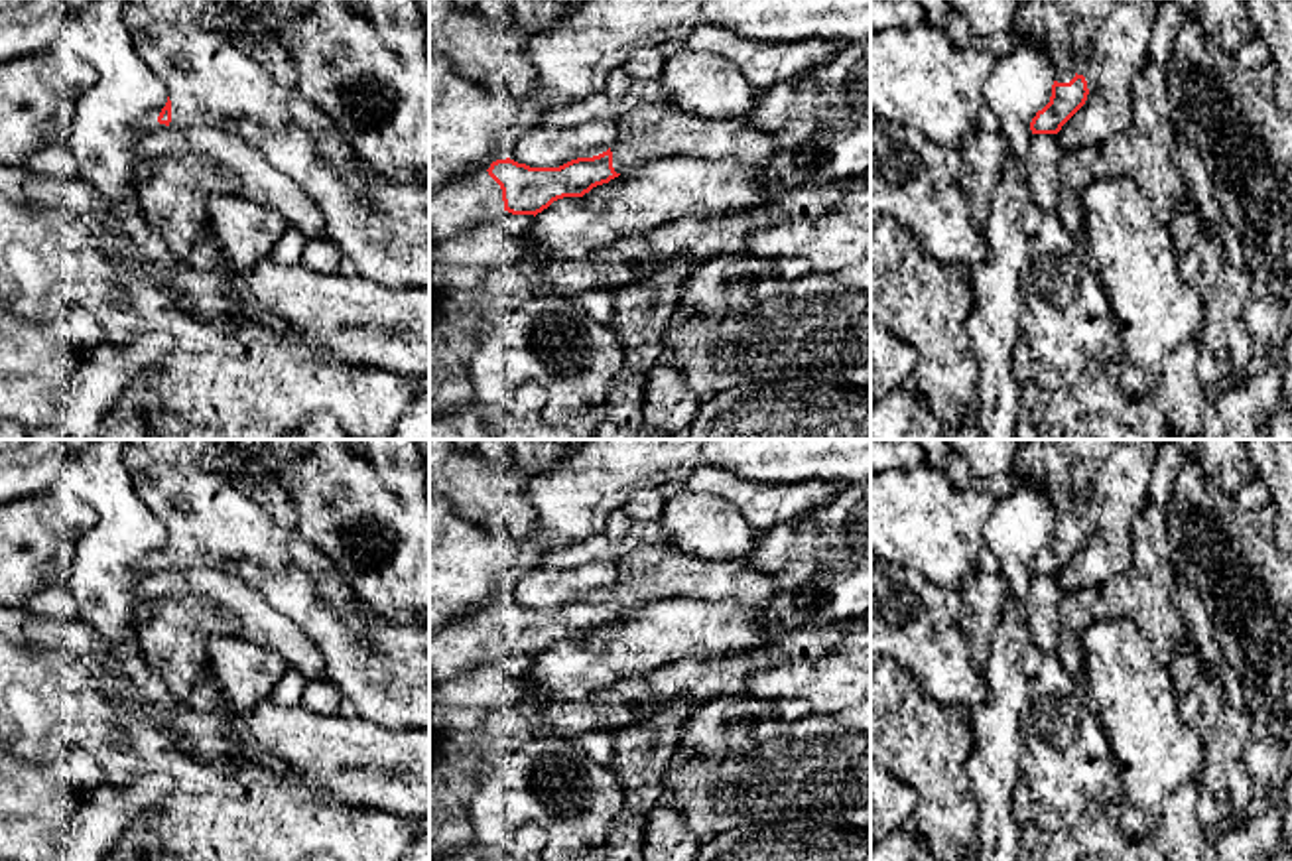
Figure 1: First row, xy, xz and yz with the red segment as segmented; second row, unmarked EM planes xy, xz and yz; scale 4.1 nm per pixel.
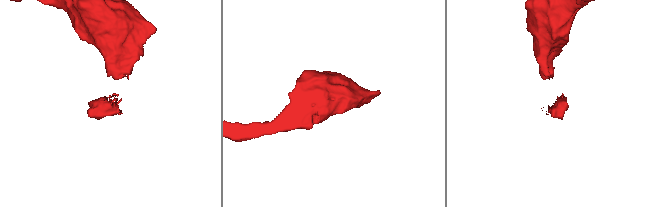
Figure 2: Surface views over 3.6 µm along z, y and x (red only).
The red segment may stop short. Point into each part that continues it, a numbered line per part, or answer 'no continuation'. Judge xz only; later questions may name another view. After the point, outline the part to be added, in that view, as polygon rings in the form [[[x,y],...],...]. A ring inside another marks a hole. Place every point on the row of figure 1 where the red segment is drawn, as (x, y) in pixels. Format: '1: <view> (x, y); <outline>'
1: xz (652, 131); [[[668,100],[640,102],[616,120],[618,134],[611,146],[613,167],[616,173],[632,173],[650,160],[662,158],[699,158],[699,160],[735,160],[746,166],[762,166],[774,152],[774,140],[750,122],[750,112],[727,120],[711,120],[689,114]]]
2: xz (461, 205); [[[488,171],[449,181],[429,195],[429,246],[469,232],[500,213],[504,213],[502,189]]]

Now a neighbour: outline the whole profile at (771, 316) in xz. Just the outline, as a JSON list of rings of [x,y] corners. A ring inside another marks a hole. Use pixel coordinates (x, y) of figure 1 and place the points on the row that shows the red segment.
[[[871,258],[831,274],[809,272],[746,315],[709,317],[678,307],[662,335],[660,363],[674,364],[701,402],[744,382],[772,380],[788,363],[829,382],[871,388]]]

